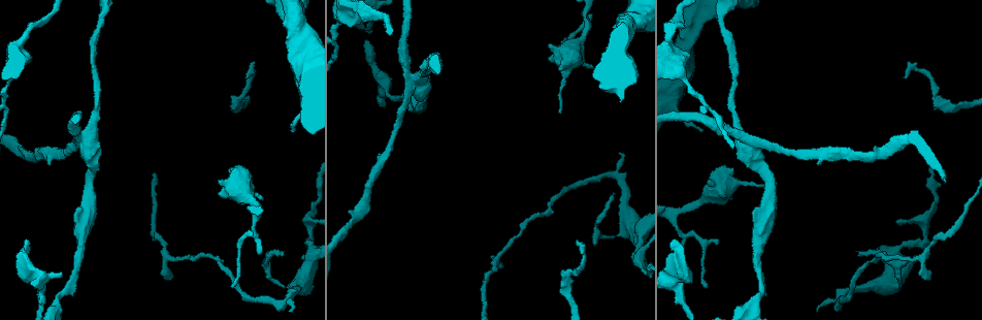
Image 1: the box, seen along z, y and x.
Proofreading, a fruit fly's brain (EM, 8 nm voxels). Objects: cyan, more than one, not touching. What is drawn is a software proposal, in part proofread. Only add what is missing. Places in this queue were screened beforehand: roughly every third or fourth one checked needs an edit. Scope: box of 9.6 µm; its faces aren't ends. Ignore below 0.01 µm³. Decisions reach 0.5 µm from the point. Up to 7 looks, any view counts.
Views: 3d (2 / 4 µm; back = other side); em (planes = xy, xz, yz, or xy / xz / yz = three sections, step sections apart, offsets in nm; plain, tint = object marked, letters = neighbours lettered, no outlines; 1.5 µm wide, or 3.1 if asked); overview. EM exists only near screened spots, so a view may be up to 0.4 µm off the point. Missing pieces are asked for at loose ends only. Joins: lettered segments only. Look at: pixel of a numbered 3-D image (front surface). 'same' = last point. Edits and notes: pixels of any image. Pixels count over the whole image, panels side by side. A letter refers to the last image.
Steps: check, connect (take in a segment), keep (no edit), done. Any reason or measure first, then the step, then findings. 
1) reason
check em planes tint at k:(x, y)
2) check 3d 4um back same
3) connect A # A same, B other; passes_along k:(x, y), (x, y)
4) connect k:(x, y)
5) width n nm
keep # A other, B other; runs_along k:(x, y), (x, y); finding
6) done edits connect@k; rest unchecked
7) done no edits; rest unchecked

tapers out
check 3d 4um back at 1:(560, 111)

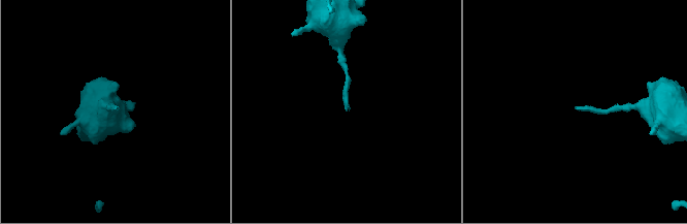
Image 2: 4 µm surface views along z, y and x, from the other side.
check em planes letters at 2:(117, 108)

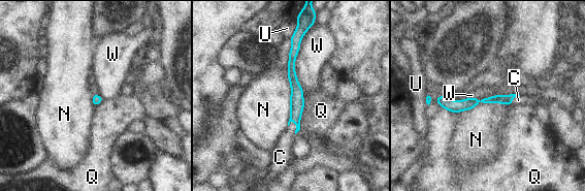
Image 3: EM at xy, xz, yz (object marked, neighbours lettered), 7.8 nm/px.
longest_contact W 550 nm
connect C # C same, N other, Q other, U other, W other; passes_along 3:(296, 99), (296, 127), (281, 155); it goes on there

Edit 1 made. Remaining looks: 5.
tapers out
check 3d 4um back at 1:(562, 40)

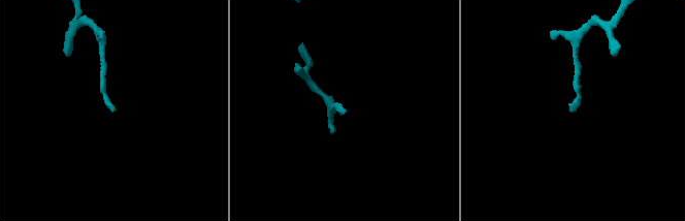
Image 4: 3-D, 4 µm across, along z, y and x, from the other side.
shape alone is not enough
check em planes letters at 4:(572, 111)

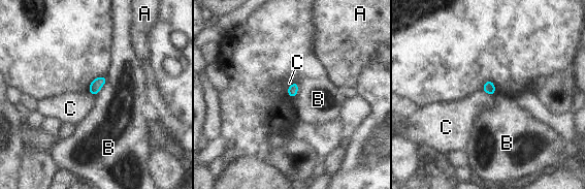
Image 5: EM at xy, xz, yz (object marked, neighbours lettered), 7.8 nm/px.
width 80 nm
keep # A other, B other, C other; border 5:(482, 90), (493, 96); no lettered segment goes on from it

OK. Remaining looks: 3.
free end
check em xz step 8 letters at 1:(692, 273)

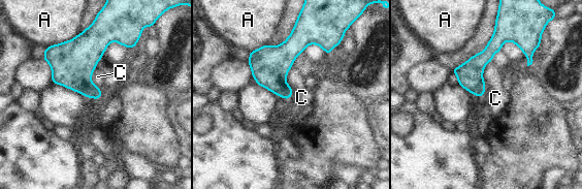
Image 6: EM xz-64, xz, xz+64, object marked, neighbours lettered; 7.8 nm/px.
check em yz step 8 letters same

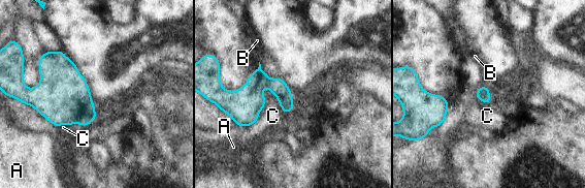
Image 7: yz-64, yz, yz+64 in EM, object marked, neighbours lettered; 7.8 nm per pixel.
keep # A other, B other, C other; border 7:(262, 89), (284, 112), (293, 108); no lettered segment goes on from it

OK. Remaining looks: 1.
done edits connect@3; rest unchecked

